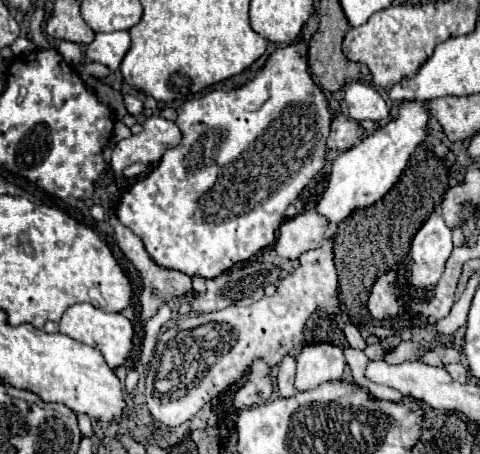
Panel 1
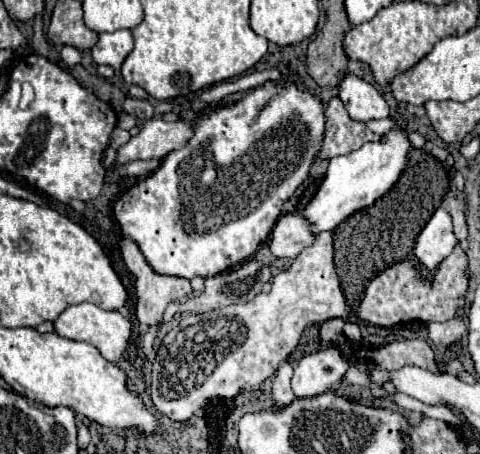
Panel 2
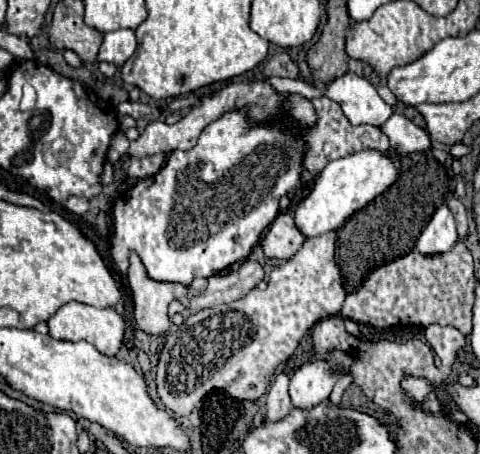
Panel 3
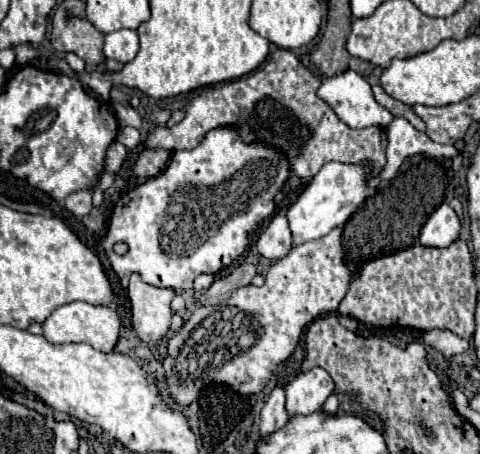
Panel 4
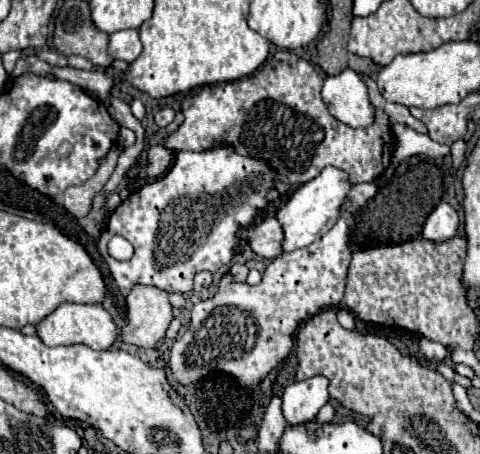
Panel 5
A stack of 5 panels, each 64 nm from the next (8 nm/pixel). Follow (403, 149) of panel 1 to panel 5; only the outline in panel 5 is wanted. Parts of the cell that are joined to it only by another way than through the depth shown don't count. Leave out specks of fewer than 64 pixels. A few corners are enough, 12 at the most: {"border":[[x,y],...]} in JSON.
{"border":[[324,168],[276,210],[282,252],[326,234],[350,182]]}

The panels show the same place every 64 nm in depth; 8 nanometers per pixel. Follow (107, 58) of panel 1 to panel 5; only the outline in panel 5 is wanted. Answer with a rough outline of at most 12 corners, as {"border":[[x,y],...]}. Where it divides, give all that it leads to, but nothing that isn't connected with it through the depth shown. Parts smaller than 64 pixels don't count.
{"border":[[138,30],[110,34],[116,60],[136,60],[142,52]]}

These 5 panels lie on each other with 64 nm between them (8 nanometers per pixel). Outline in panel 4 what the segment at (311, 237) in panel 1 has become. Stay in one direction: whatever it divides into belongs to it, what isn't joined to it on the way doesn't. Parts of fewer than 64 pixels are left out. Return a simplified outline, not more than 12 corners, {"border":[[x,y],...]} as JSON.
{"border":[[282,212],[260,232],[256,248],[268,260],[280,260],[292,248]]}

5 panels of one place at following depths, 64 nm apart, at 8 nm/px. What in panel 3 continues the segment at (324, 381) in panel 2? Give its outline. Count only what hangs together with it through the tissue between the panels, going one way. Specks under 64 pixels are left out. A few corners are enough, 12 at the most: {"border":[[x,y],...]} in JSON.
{"border":[[324,360],[302,364],[290,378],[294,408],[328,400],[340,374]]}

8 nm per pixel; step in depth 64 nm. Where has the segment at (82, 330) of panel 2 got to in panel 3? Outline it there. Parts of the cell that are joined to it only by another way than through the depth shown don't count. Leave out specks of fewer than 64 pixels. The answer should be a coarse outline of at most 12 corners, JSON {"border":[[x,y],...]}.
{"border":[[68,302],[50,316],[54,340],[92,342],[114,356],[124,318],[114,308]]}

